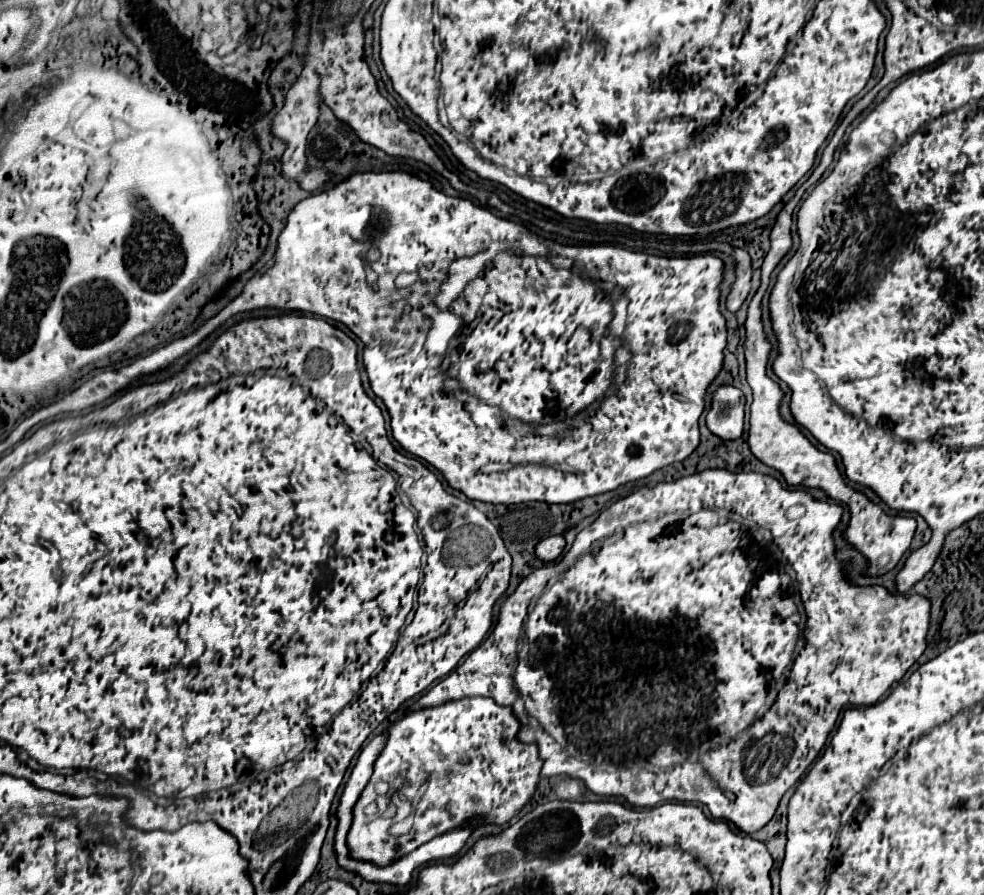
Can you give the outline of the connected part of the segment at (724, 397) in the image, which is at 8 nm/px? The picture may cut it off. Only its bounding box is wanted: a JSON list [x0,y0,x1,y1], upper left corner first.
[707,386,743,440]

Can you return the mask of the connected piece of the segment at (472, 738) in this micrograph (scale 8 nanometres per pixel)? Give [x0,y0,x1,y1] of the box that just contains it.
[347,696,543,866]

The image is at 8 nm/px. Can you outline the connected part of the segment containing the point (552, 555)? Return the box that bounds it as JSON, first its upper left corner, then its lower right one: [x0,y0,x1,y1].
[537,536,565,562]

